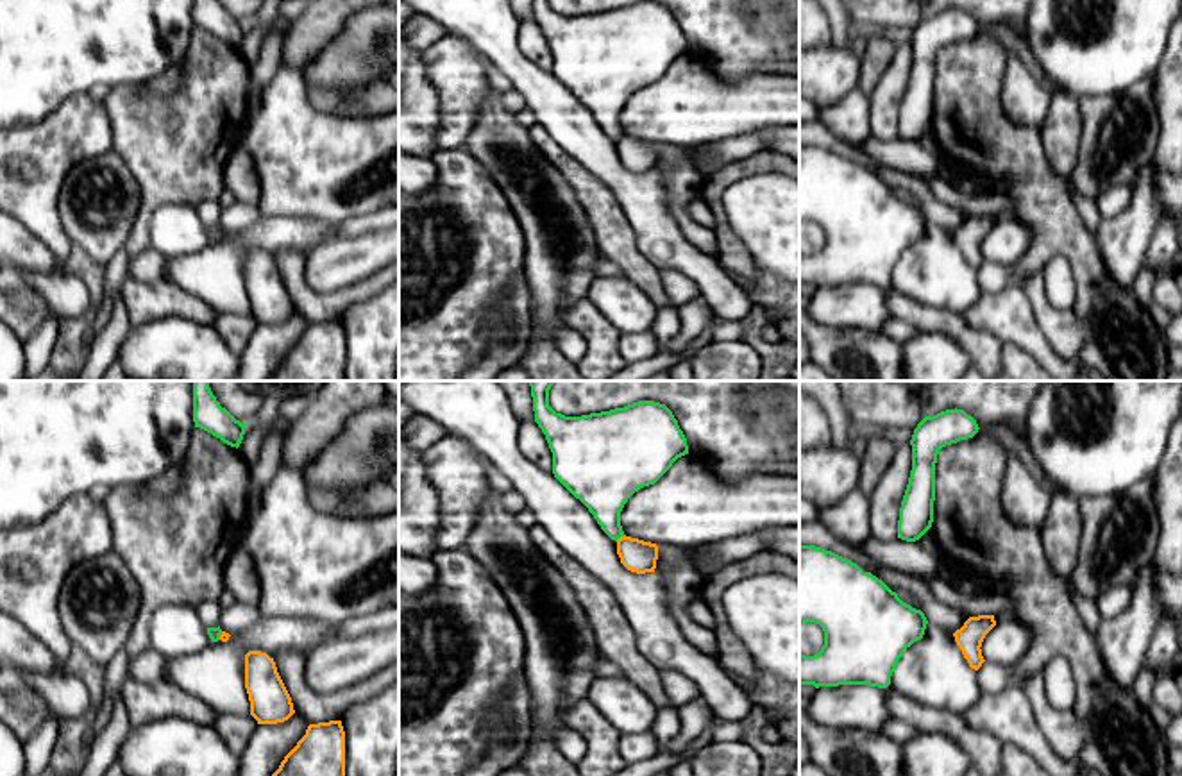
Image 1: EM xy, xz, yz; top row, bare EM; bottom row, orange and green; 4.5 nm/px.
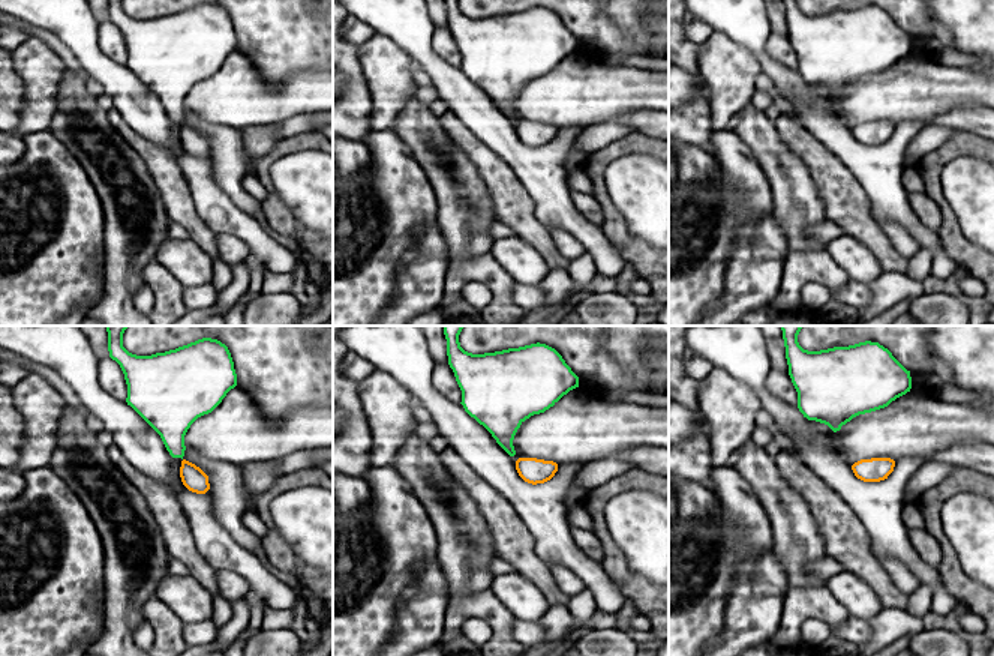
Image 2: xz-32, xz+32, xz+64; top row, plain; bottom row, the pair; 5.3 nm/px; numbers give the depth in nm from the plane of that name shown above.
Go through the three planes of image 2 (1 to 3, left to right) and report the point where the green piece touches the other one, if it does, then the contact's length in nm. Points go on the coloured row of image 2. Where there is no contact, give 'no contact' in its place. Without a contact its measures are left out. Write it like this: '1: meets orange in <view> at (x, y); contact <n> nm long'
1: no contact
2: no contact
3: no contact

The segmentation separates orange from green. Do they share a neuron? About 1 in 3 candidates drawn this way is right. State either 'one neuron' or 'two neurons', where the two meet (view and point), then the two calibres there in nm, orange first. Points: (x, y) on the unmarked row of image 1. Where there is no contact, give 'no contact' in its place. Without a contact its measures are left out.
two neurons | xz (621, 136) | 150/240 nm

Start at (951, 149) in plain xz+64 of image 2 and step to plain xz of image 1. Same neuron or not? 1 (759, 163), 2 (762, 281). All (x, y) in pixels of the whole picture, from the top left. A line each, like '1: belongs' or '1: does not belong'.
1: belongs
2: belongs

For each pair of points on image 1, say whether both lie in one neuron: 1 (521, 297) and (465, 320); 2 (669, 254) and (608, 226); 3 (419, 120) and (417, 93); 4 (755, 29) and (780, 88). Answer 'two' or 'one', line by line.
1: two
2: two
3: one
4: two

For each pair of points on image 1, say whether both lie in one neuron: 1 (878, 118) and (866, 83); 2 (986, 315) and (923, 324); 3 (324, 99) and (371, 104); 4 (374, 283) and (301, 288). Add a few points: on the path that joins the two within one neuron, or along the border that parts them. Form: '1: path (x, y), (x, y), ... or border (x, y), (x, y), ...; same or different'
1: border (893, 58), (869, 95); different
2: border (961, 315), (968, 324), (986, 329), (1000, 340); different
3: path (335, 102), (360, 102); same
4: path (356, 292), (338, 301), (319, 301); same

